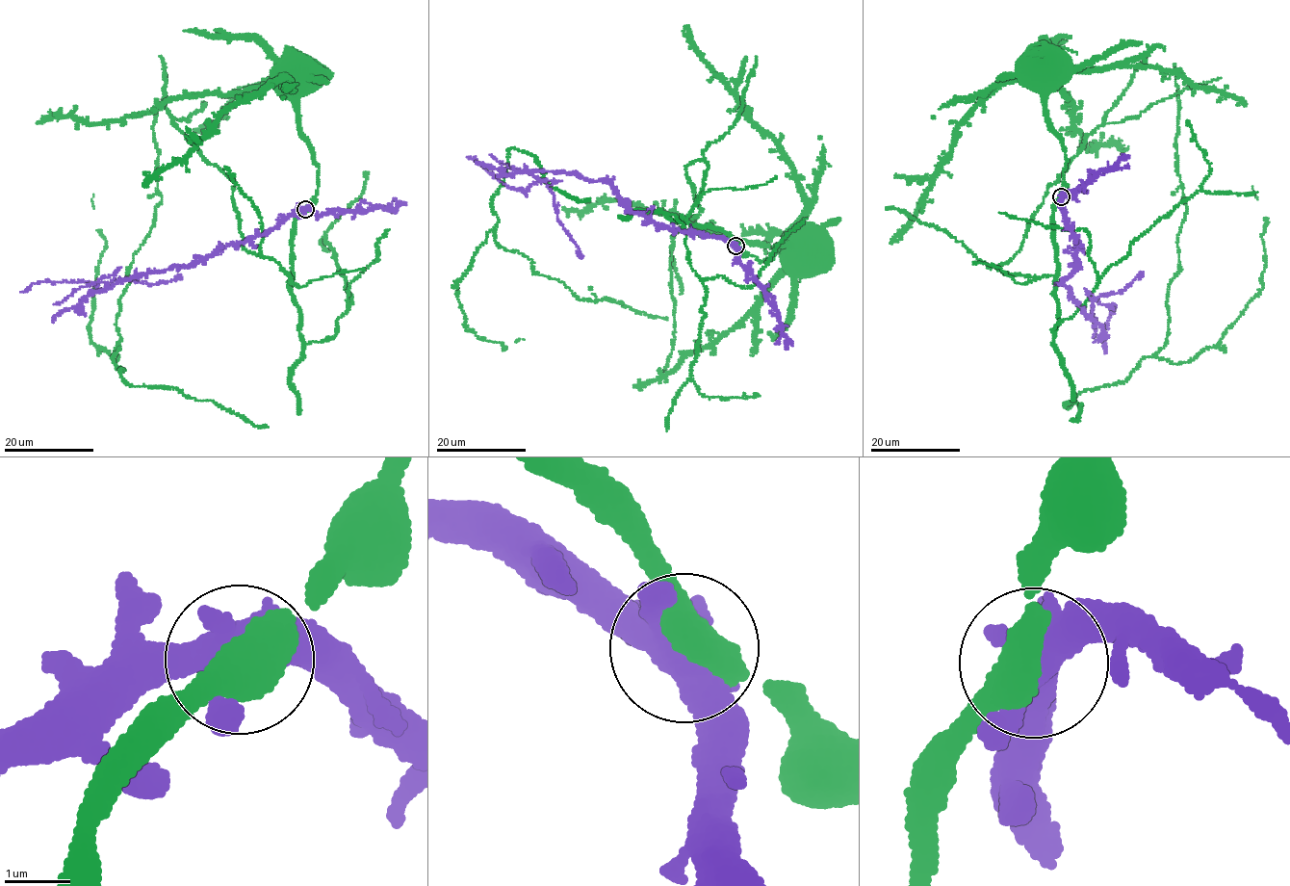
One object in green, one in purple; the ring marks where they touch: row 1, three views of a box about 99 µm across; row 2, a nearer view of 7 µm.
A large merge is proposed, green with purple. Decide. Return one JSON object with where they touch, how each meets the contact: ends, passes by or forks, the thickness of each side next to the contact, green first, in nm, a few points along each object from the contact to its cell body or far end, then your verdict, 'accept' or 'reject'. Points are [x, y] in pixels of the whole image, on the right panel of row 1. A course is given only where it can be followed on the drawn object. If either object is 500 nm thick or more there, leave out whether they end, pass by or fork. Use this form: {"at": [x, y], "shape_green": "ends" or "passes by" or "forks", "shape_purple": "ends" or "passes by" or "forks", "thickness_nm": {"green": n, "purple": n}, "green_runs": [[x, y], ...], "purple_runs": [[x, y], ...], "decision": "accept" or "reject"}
{"at": [1061, 196], "thickness_nm": {"green": 500, "purple": 440}, "green_runs": [[1061, 196], [1066, 163], [1065, 147], [1046, 117], [1044, 95], [1030, 83]], "purple_runs": [[1061, 196], [1080, 243], [1063, 284], [1089, 316], [1091, 293], [1115, 306], [1107, 328]], "decision": "reject"}

